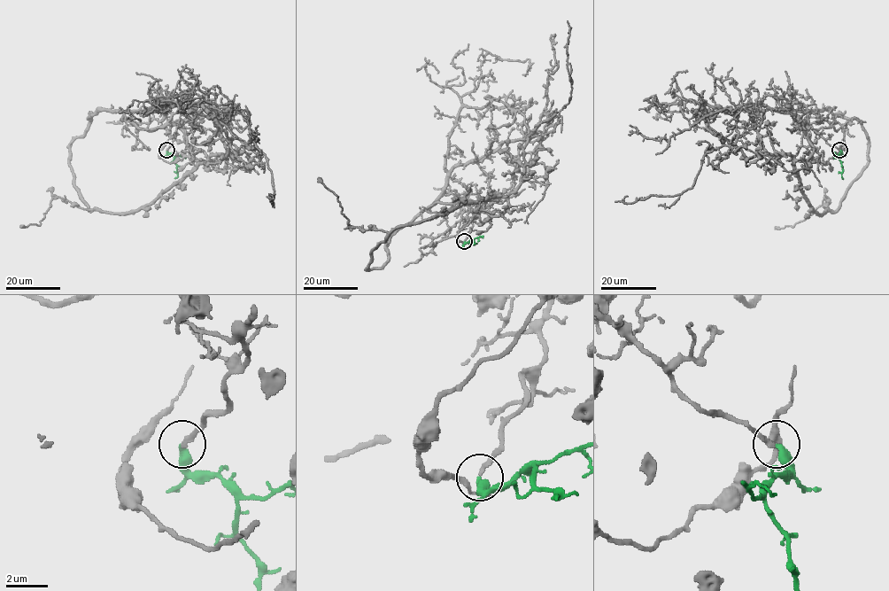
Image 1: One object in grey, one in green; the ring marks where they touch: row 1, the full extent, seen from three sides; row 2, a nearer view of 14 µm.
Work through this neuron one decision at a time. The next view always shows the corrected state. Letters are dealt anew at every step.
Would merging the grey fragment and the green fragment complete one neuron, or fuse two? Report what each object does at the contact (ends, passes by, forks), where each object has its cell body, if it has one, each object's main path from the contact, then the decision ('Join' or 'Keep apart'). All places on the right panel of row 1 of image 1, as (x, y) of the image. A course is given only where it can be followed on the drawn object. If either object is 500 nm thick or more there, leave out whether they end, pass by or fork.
At the ring grey passes by. At the ring green ends. Soma of grey: none. Soma of green: none. Course of grey: (839, 150), (808, 127), (792, 161), (733, 147), (714, 166), (711, 146), (691, 188), (615, 201). Course of green: (839, 150), (842, 178). Join

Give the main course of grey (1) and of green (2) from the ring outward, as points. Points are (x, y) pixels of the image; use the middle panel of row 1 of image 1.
1: (464, 241), (474, 213), (520, 183), (530, 133), (569, 101), (567, 20)
2: (464, 241), (471, 239), (475, 243), (472, 244)

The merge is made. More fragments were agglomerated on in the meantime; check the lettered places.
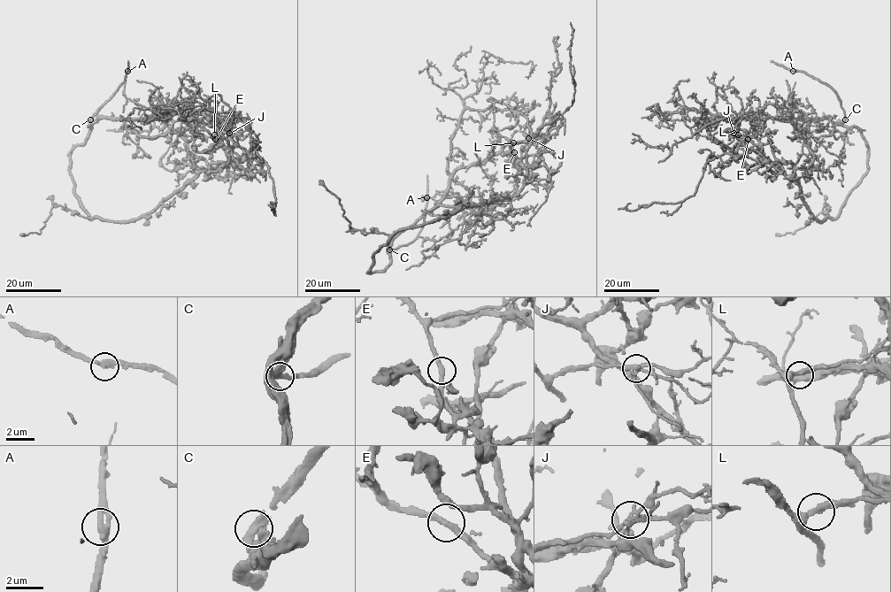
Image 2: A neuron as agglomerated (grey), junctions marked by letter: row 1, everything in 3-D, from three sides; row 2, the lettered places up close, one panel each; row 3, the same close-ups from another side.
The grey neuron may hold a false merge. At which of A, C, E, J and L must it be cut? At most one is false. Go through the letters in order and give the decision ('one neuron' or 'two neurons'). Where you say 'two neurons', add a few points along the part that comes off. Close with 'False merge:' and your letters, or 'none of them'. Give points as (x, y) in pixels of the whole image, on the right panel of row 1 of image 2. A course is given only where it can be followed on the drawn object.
A: one neuron
C: one neuron
E: one neuron
J: two neurons | (733, 133), (748, 148), (756, 150), (771, 163), (778, 163), (782, 172), (776, 175)
L: one neuron
False merge: J

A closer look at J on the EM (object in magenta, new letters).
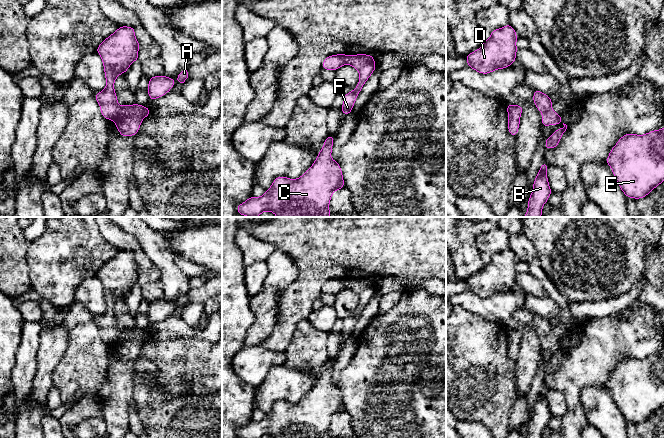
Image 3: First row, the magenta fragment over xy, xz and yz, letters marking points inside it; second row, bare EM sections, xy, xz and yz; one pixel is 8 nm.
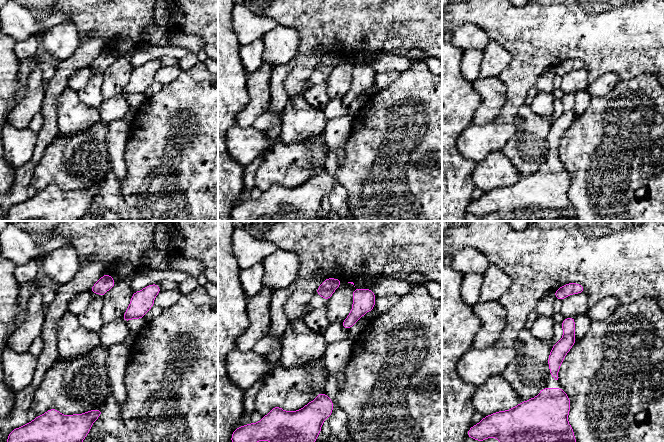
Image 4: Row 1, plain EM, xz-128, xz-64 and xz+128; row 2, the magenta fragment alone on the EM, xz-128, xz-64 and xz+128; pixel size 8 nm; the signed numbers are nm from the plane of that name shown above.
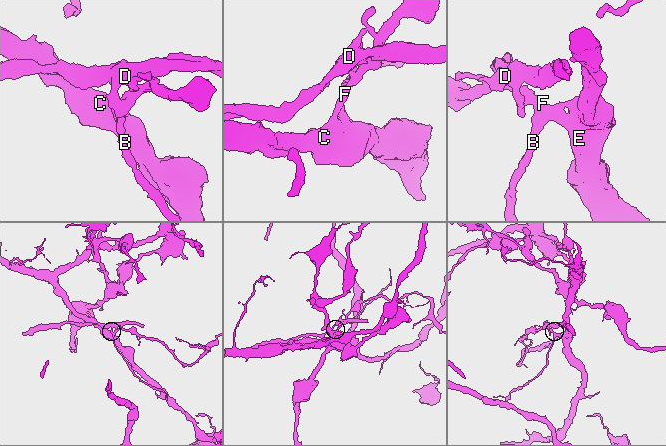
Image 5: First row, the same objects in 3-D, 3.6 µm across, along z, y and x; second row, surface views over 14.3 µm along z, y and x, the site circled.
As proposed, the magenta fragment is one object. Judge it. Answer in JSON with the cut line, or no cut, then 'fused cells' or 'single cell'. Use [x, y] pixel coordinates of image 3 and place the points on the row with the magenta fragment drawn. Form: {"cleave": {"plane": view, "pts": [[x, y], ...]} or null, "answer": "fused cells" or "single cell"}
{"cleave": {"plane": "xy", "pts": [[121, 106], [123, 110], [148, 108]]}, "answer": "fused cells"}

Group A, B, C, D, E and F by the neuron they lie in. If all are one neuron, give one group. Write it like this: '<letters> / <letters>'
A B C E F / D

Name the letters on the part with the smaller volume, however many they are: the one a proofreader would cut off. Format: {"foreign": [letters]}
{"foreign": ["D"]}

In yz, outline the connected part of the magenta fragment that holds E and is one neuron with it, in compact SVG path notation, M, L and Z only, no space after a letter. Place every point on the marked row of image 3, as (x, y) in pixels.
M664 127L644 135L623 135L606 163L626 197L646 197L664 181Z

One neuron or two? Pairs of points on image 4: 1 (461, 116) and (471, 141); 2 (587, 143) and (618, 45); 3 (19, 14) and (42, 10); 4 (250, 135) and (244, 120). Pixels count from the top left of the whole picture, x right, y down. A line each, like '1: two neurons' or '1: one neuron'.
1: two neurons
2: two neurons
3: two neurons
4: two neurons

